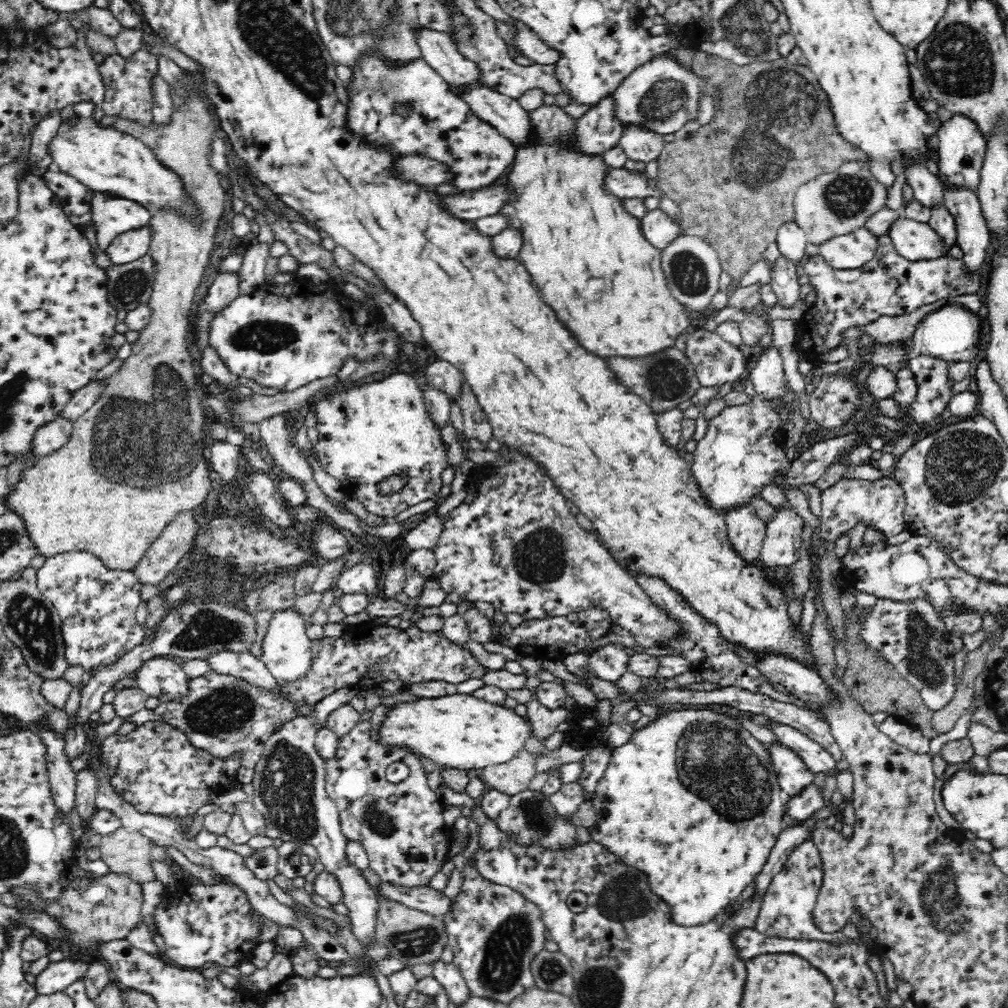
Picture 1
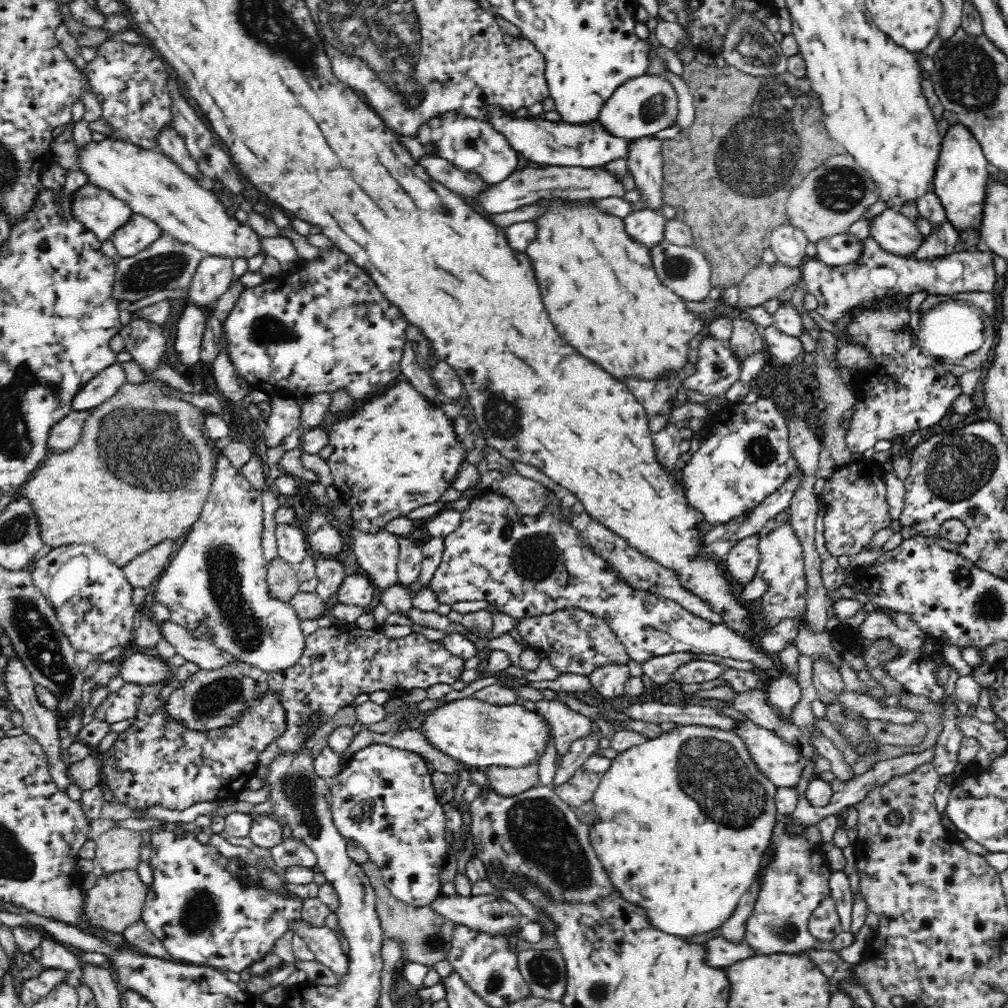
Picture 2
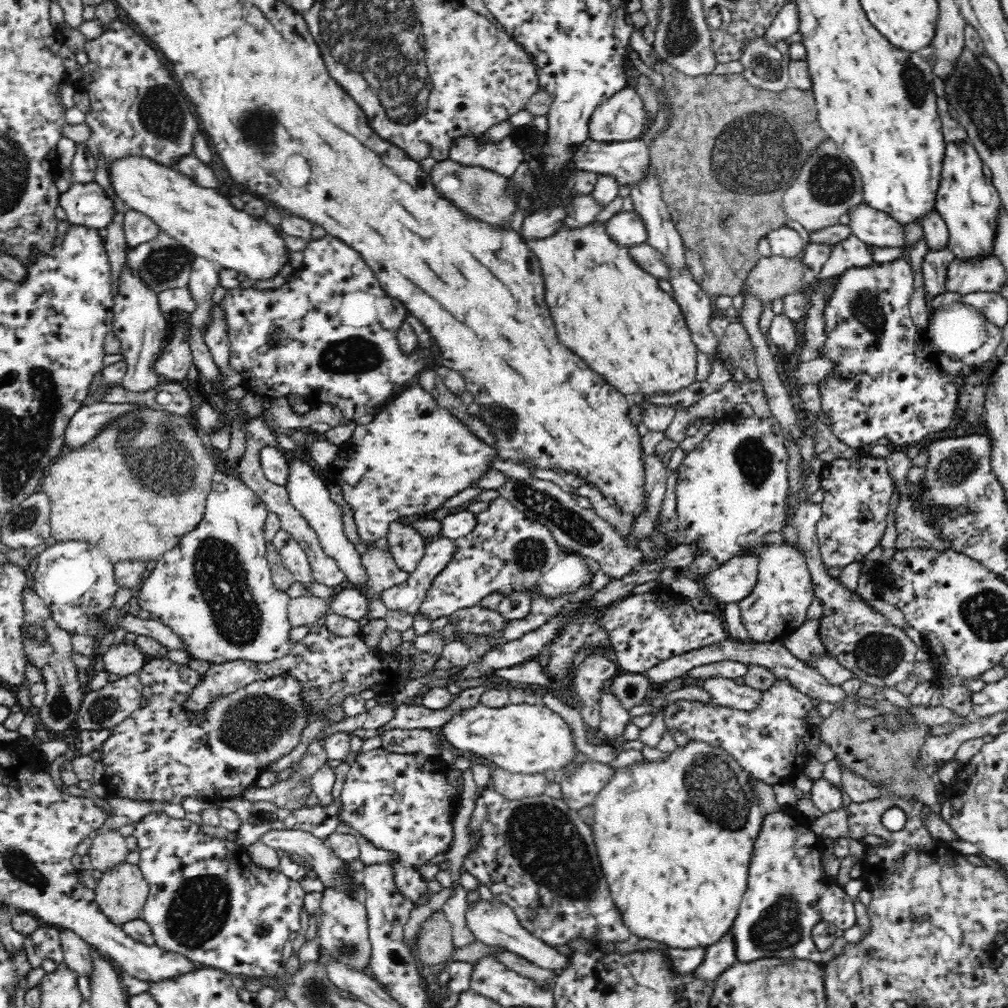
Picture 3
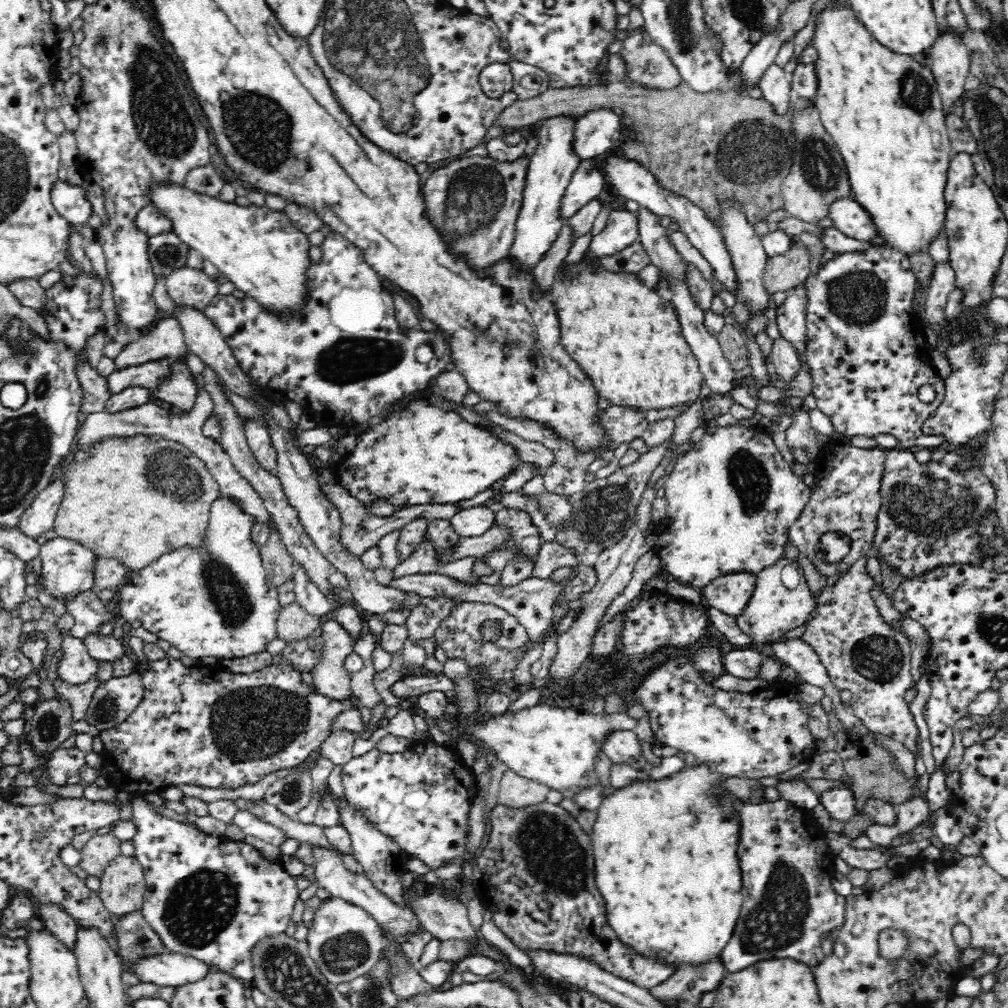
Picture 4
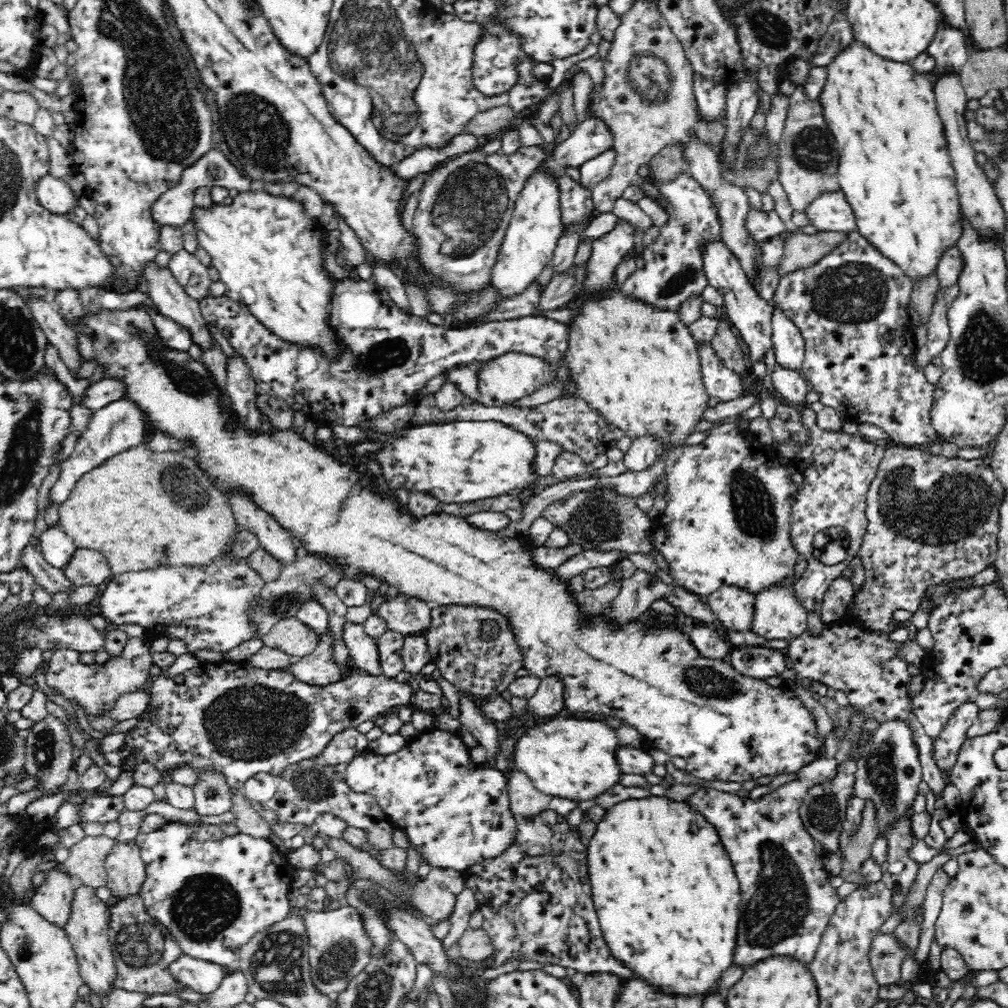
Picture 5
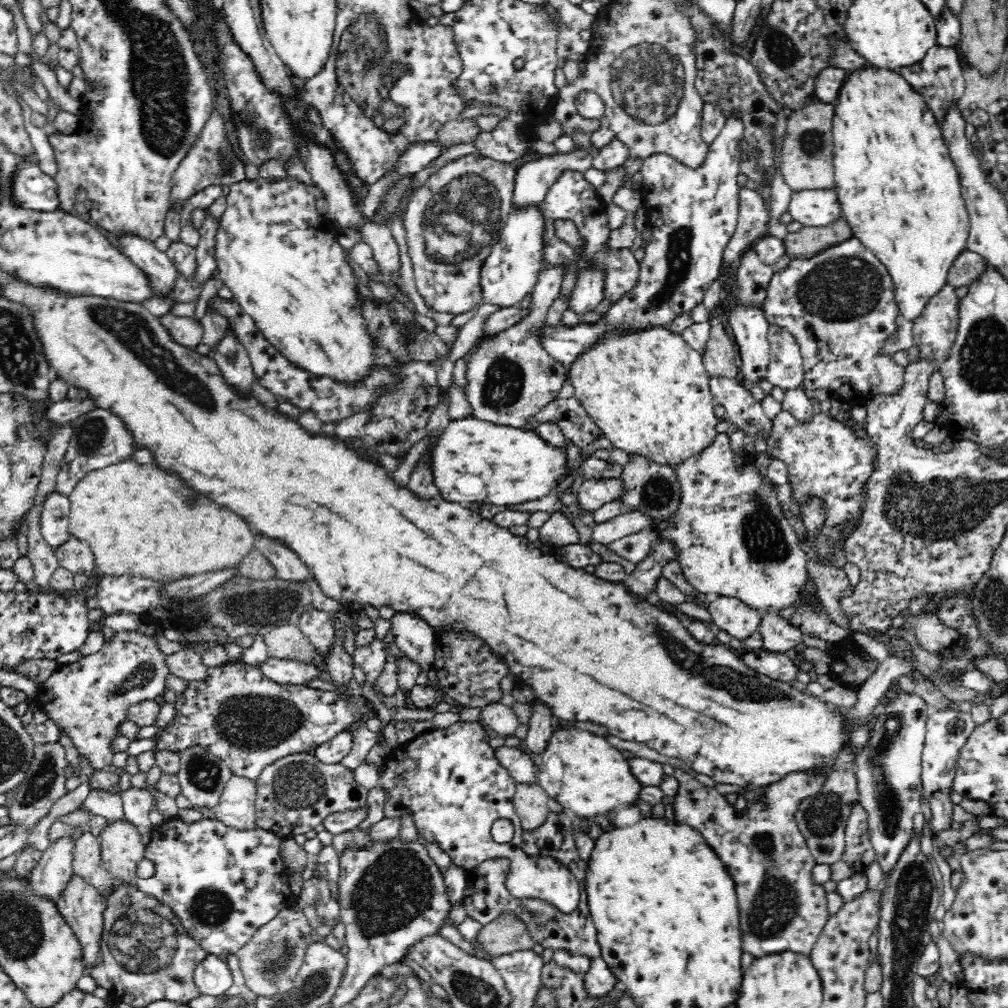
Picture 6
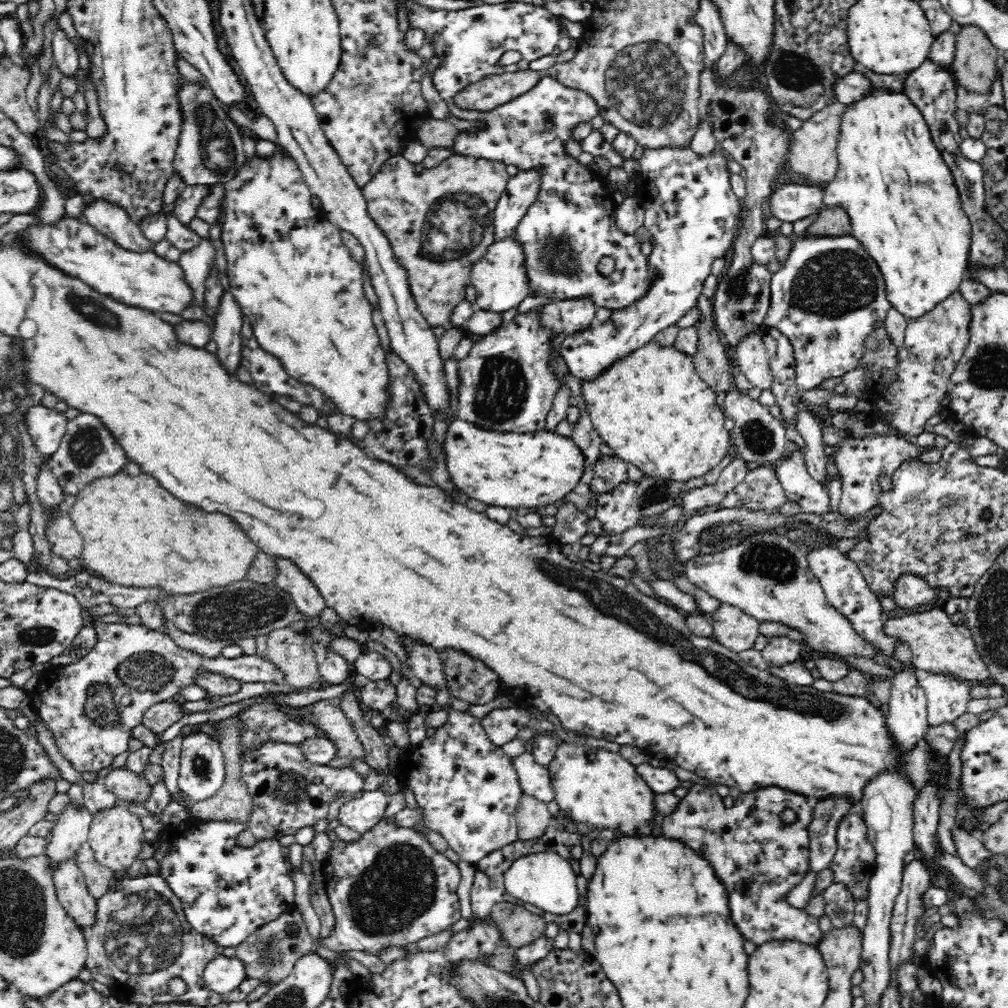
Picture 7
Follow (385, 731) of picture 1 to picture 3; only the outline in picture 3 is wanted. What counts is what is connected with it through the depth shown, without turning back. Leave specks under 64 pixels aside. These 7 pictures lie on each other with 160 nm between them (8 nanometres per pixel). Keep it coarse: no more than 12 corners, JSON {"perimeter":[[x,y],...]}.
{"perimeter":[[541,703],[456,711],[452,748],[514,774],[556,773],[578,753]]}

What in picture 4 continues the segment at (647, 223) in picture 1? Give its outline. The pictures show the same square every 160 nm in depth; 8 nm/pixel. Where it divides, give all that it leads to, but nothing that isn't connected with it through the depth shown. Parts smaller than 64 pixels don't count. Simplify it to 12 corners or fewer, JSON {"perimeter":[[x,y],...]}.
{"perimeter":[[610,214],[589,252],[606,257],[639,240],[638,216]]}

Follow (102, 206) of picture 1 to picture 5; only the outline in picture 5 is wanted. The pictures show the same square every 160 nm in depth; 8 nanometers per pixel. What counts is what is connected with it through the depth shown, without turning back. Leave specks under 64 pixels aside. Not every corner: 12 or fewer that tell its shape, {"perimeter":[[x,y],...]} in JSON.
{"perimeter":[[64,180],[39,183],[40,203],[53,215],[70,214],[81,199]]}

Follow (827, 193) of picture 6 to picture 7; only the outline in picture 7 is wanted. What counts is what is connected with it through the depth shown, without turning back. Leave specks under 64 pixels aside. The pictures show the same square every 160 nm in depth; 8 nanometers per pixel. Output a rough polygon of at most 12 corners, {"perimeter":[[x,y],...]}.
{"perimeter":[[818,186],[775,188],[767,215],[798,222],[827,210]]}

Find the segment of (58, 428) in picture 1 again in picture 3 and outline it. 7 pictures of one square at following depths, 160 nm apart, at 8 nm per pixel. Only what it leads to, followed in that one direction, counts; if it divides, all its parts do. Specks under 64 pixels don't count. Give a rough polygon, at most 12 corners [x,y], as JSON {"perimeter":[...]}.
{"perimeter":[[98,401],[82,405],[64,428],[69,451],[83,447],[104,424],[135,405]]}

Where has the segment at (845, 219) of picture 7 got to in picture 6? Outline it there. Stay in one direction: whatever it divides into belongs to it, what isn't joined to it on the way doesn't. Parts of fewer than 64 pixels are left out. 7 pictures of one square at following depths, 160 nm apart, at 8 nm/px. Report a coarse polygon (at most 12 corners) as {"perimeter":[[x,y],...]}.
{"perimeter":[[844,218],[784,236],[790,261],[808,260],[852,236]]}

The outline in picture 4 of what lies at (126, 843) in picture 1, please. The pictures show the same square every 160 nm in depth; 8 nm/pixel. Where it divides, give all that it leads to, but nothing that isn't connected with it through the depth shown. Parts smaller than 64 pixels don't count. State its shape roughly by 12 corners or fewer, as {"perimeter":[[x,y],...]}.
{"perimeter":[[99,831],[80,850],[79,866],[100,877],[122,841]]}

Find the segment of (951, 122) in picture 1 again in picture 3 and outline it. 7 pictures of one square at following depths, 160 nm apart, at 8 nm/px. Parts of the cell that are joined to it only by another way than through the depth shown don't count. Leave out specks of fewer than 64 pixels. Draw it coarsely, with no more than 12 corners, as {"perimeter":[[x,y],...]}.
{"perimeter":[[968,140],[946,143],[935,210],[958,258],[993,252],[1001,199]]}

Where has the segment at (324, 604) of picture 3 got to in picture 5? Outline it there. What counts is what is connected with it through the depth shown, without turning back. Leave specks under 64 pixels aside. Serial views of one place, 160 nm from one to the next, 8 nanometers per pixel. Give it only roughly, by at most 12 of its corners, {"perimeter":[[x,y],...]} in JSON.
{"perimeter":[[286,616],[260,639],[300,658],[319,635],[297,616]]}

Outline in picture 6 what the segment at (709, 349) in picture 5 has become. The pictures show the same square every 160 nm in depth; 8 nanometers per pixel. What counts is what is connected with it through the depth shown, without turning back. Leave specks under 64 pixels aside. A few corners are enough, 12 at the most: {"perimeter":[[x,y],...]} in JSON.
{"perimeter":[[710,376],[713,400],[746,435],[773,423],[741,378]]}

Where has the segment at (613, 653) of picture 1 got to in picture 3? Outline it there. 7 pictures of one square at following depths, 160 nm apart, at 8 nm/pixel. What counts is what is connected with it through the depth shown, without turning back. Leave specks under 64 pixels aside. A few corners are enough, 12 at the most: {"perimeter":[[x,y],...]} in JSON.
{"perimeter":[[606,685],[599,698],[600,730],[615,747],[632,717]]}

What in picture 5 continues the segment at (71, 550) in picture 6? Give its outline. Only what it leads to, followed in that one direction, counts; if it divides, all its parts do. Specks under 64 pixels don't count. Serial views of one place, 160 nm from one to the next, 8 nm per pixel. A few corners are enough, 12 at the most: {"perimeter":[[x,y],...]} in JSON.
{"perimeter":[[77,548],[64,574],[76,586],[113,578],[101,553]]}

